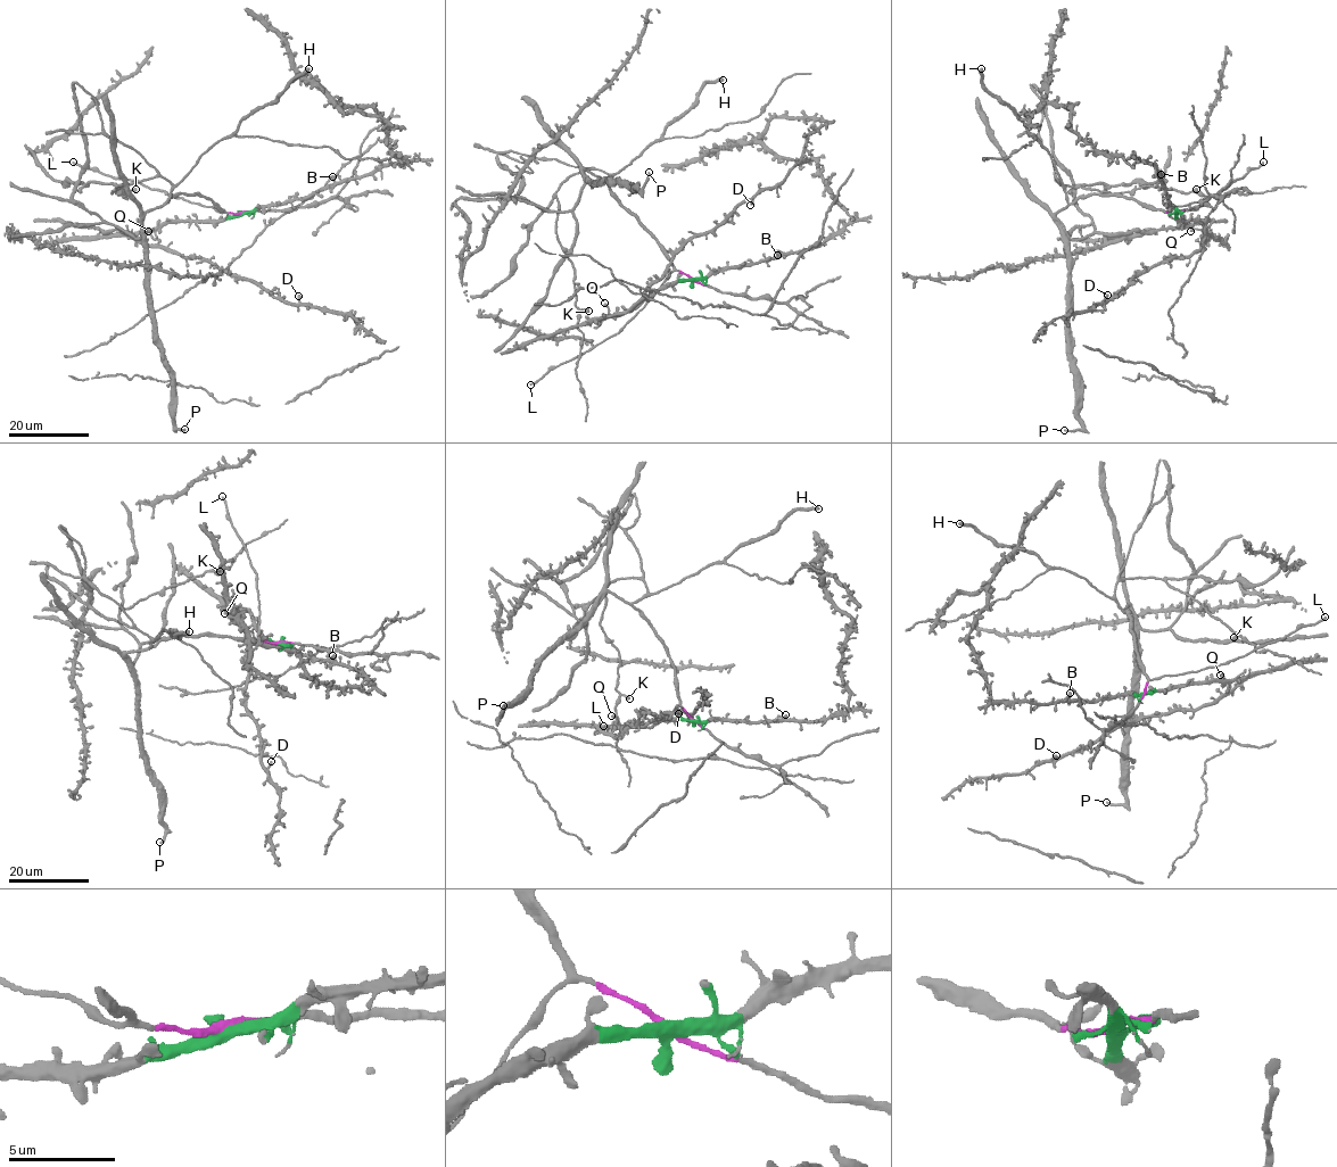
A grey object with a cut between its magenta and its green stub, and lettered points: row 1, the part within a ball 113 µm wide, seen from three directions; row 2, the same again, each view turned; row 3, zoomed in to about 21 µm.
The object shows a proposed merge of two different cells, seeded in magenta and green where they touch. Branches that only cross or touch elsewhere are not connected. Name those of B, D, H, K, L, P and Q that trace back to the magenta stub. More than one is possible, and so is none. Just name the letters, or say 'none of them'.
H, K, L, P

